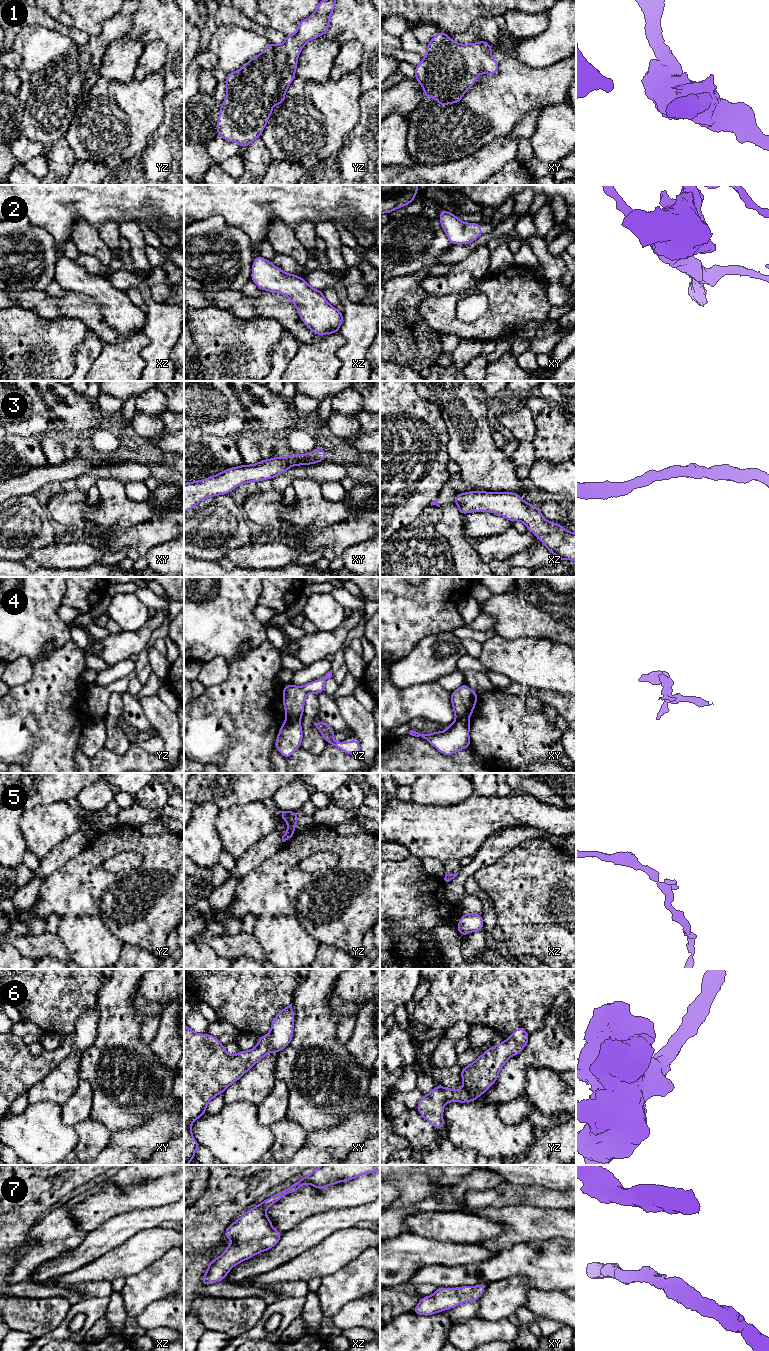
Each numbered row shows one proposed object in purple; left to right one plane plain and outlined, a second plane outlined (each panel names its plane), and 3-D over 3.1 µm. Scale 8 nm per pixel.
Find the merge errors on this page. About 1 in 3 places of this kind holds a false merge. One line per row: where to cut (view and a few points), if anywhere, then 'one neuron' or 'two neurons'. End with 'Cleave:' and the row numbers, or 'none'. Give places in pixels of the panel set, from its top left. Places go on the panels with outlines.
1: no cut | one neuron
2: no cut | one neuron
3: no cut | one neuron
4: yz (300, 716), (287, 718) | two neurons
5: yz (287, 829), (293, 831) | two neurons
6: no cut | one neuron
7: no cut | one neuron
Cleave: 4, 5

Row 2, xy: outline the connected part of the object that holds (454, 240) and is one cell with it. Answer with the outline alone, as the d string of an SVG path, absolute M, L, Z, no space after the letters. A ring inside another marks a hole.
M443 209L440 210L440 224L452 245L468 244L482 236L479 223L465 223Z

